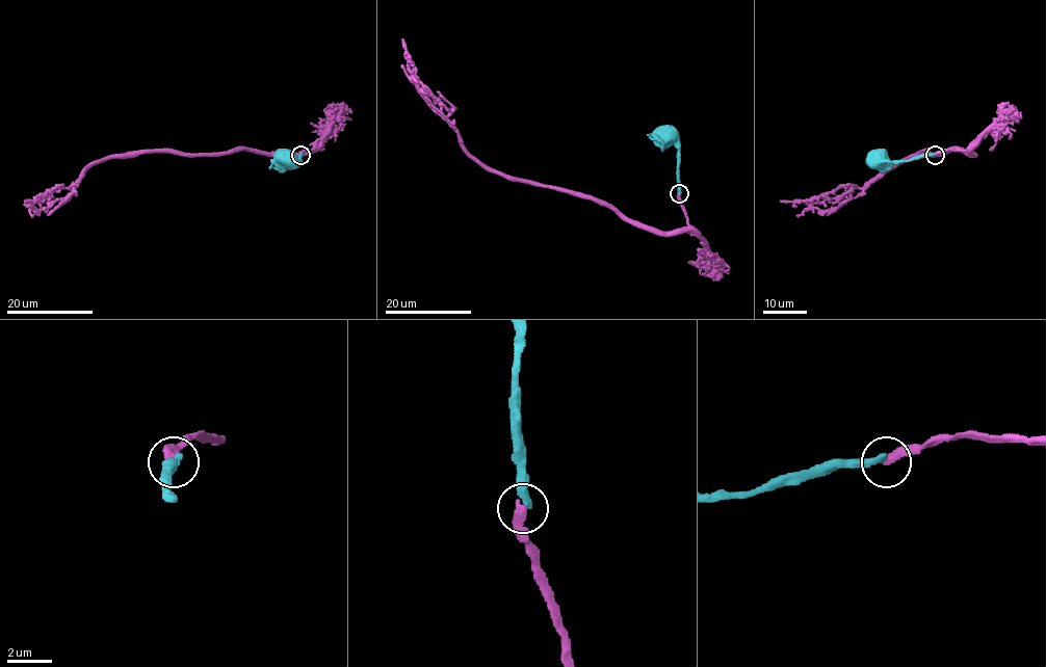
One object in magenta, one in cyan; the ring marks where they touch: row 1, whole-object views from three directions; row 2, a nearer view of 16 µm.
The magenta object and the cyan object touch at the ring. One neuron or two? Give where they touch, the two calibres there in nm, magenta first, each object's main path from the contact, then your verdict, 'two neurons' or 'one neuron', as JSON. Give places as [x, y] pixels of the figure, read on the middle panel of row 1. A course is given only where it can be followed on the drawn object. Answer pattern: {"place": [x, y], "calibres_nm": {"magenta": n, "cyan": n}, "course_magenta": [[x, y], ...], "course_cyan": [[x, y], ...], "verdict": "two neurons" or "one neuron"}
{"place": [679, 193], "calibres_nm": {"magenta": 440, "cyan": 360}, "course_magenta": [[679, 193], [687, 225], [659, 232], [638, 228], [596, 201], [488, 170], [466, 150], [416, 76], [401, 38]], "course_cyan": [[680, 193], [678, 147], [663, 134]], "verdict": "two neurons"}

